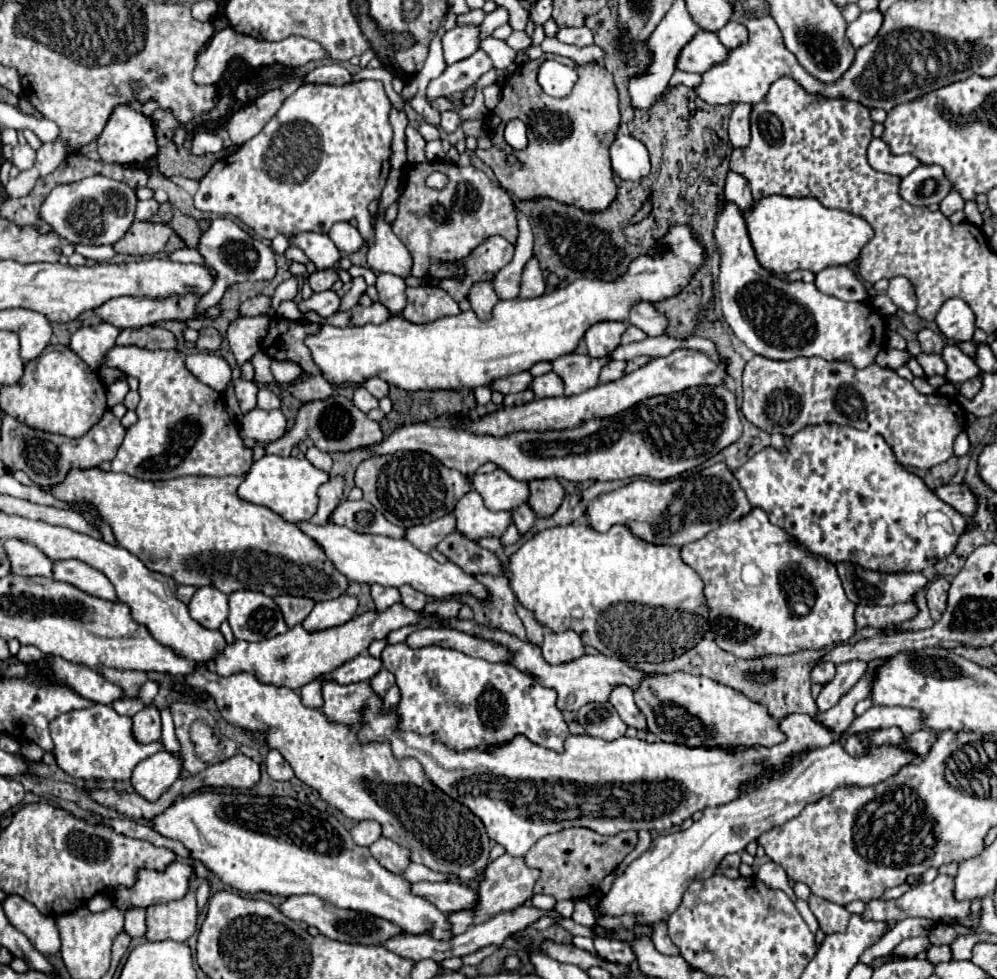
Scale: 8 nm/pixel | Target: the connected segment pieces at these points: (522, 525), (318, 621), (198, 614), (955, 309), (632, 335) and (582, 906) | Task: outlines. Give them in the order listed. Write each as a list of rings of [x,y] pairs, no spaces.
[[[521,504],[517,510],[513,510],[513,522],[515,522],[515,526],[517,526],[517,530],[519,530],[521,536],[527,534],[533,528],[535,514],[531,512],[529,504]]]
[[[339,596],[335,600],[327,602],[317,602],[315,608],[309,612],[309,616],[303,620],[303,628],[307,632],[317,632],[317,630],[327,630],[333,626],[341,626],[347,620],[353,618],[357,610],[357,598],[353,596]]]
[[[199,588],[189,602],[191,618],[209,630],[219,630],[227,620],[227,594],[217,588]]]
[[[947,300],[943,308],[939,310],[937,318],[937,328],[939,332],[951,340],[951,342],[969,342],[975,332],[975,316],[963,300]]]
[[[629,324],[629,326],[627,326],[627,330],[625,330],[625,334],[623,334],[623,338],[621,338],[621,344],[639,342],[639,340],[645,340],[645,338],[647,338],[647,336],[645,336],[645,332],[643,332],[643,330],[639,330],[637,326]]]
[[[578,901],[575,904],[575,912],[571,916],[577,924],[583,924],[583,926],[593,926],[595,924],[595,914],[593,914],[592,908],[583,901]]]

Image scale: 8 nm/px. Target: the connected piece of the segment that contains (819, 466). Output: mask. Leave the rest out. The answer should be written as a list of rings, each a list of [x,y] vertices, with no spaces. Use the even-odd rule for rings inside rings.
[[[811,424],[811,426],[805,426],[803,430],[799,430],[793,436],[785,436],[785,450],[777,450],[773,446],[767,446],[761,452],[757,452],[747,464],[743,464],[735,472],[735,478],[739,480],[741,488],[745,490],[747,500],[751,502],[751,506],[757,506],[757,508],[765,510],[771,524],[783,528],[791,538],[795,538],[799,544],[803,544],[811,554],[815,554],[819,558],[825,558],[831,564],[853,562],[853,564],[859,564],[859,566],[863,566],[867,570],[875,570],[875,572],[921,572],[927,564],[937,562],[937,560],[949,556],[955,550],[955,546],[957,546],[959,536],[963,532],[975,528],[973,522],[969,522],[963,514],[959,514],[949,504],[945,504],[941,498],[937,498],[935,492],[931,488],[927,488],[927,484],[917,474],[907,472],[897,462],[891,446],[885,442],[883,436],[879,436],[879,434],[871,436],[871,434],[867,434],[863,430],[857,430],[857,428],[851,428],[851,426],[839,426],[839,424]],[[931,514],[941,514],[943,516],[943,524],[931,524],[929,522]]]

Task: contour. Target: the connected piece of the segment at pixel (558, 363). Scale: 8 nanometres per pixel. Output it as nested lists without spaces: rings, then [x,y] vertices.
[[[573,352],[571,356],[561,356],[555,360],[553,372],[563,380],[565,384],[565,396],[581,394],[593,386],[599,384],[599,372],[607,364],[607,358],[591,358],[591,356],[581,356]]]

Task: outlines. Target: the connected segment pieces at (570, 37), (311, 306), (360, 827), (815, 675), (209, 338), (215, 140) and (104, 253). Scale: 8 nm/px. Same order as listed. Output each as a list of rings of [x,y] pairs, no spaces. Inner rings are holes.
[[[583,26],[583,28],[561,28],[557,40],[563,44],[573,44],[573,46],[583,48],[583,46],[593,44],[593,34],[587,26]]]
[[[327,290],[327,292],[317,292],[317,294],[313,294],[307,300],[301,300],[297,304],[297,308],[301,312],[317,312],[319,316],[327,318],[327,316],[331,316],[331,314],[337,312],[339,302],[341,302],[341,298],[333,290]]]
[[[363,820],[363,822],[357,822],[349,830],[349,834],[353,836],[355,844],[359,844],[359,846],[371,846],[377,838],[381,838],[381,828],[373,820]]]
[[[821,662],[817,668],[811,672],[811,680],[819,684],[827,684],[835,676],[835,664],[833,662]]]
[[[201,328],[195,342],[197,350],[217,350],[221,344],[221,334],[215,328]]]
[[[199,132],[193,138],[193,152],[195,154],[207,154],[207,152],[221,152],[223,150],[223,140],[215,132]]]
[[[75,244],[75,252],[83,254],[85,258],[89,258],[93,262],[107,262],[109,258],[115,256],[113,246],[83,246],[83,244]]]

